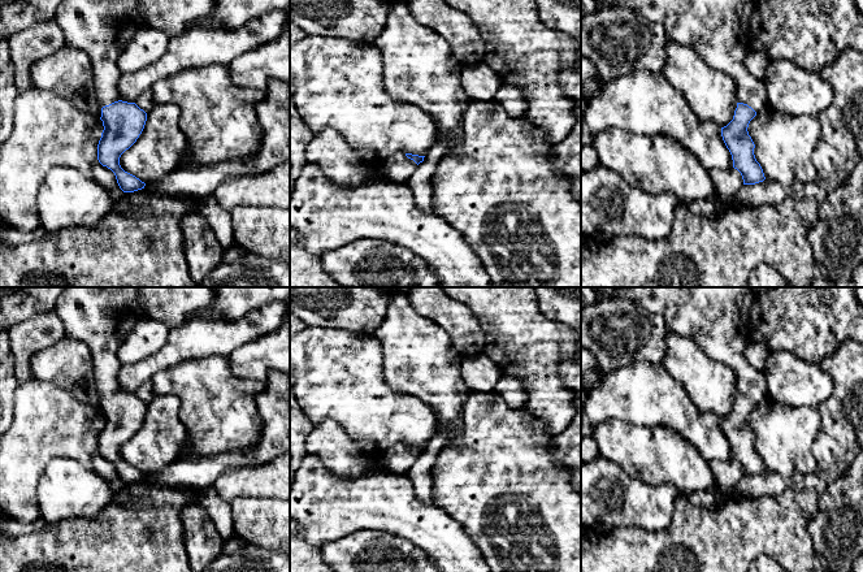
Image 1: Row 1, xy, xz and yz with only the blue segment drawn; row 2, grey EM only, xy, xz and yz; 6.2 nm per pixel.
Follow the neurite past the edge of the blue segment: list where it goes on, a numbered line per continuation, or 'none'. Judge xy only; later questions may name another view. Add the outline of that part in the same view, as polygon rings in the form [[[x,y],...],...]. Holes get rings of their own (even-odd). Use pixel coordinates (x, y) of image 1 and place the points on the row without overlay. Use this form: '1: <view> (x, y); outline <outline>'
1: xy (102, 317); outline [[[68,287],[58,296],[53,311],[65,324],[65,335],[88,346],[96,386],[101,396],[118,393],[117,376],[122,363],[117,350],[139,321],[148,320],[139,307],[136,287]]]

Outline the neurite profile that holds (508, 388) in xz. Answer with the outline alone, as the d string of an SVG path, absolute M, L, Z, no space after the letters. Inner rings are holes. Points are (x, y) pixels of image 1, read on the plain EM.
M503 376L495 385L495 391L507 402L509 408L521 410L528 402L524 385L515 377Z

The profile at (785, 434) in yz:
M767 398L756 404L747 419L766 471L789 481L795 472L818 472L812 447L821 426L815 407L794 407Z

